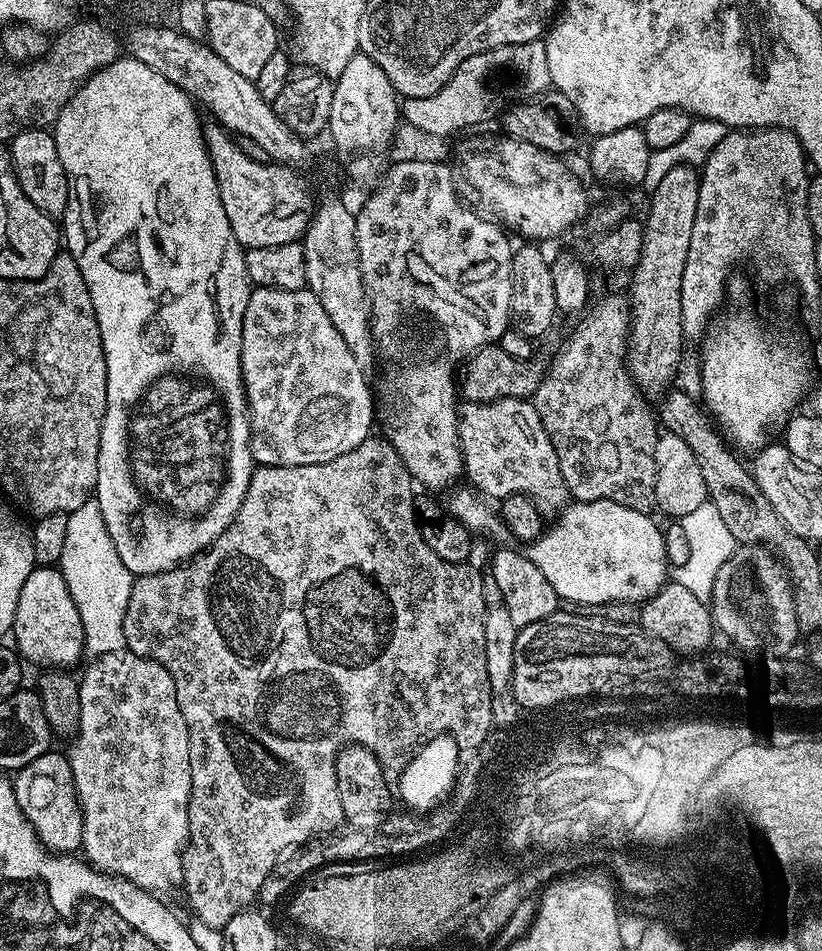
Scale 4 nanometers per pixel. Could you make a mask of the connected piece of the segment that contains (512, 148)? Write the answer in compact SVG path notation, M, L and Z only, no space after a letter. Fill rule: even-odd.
M499 135L476 136L454 148L454 180L459 195L465 201L476 199L485 217L529 241L542 242L562 235L588 208L588 196L579 178L560 161L563 159L559 155L515 136Z

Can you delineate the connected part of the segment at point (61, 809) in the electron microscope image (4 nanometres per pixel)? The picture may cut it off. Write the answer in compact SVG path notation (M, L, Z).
M49 750L34 762L19 769L14 776L16 801L24 812L37 836L49 849L73 853L79 849L84 835L84 817L81 815L80 801L76 792L76 782L72 777L72 767L67 755L62 751Z

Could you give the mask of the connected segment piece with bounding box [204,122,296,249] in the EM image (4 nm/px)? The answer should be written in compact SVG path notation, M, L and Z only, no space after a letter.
M215 122L209 125L205 129L204 144L208 147L208 157L216 174L226 218L230 218L230 226L234 230L234 238L238 238L245 249L293 243L292 232L296 232L296 224L288 224L288 220L272 220L272 180L268 180L264 164L242 154L239 143L221 125Z

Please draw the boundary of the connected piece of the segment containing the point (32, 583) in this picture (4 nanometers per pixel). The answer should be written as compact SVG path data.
M33 567L30 578L22 585L10 636L16 639L14 647L21 657L29 665L37 664L41 670L71 669L71 664L78 663L80 655L85 655L82 618L78 618L78 606L70 598L70 586L66 586L59 567Z

